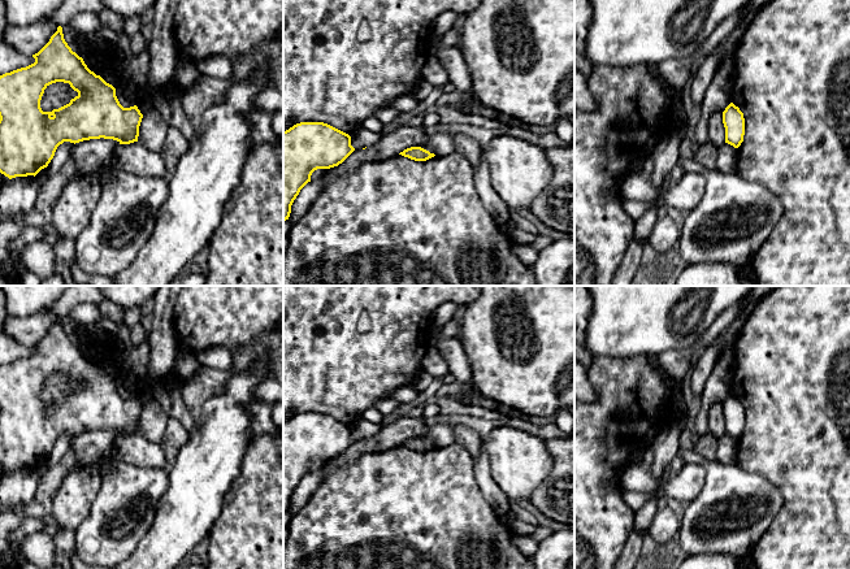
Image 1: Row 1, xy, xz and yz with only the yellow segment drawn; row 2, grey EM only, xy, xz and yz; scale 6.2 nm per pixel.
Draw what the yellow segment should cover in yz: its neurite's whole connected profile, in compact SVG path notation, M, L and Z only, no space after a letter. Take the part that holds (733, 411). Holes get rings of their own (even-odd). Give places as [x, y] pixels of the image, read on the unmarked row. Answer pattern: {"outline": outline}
{"outline": "M733 394L723 403L723 414L725 418L725 434L738 439L743 433L745 409L743 404Z"}

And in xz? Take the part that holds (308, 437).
{"outline": "M300 413L283 422L283 512L312 464L338 457L354 442L348 425L324 413Z"}

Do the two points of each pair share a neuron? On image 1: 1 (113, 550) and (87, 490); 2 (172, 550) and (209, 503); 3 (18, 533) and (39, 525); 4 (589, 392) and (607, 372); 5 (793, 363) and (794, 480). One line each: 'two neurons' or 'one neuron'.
1: two neurons
2: one neuron
3: one neuron
4: two neurons
5: one neuron

